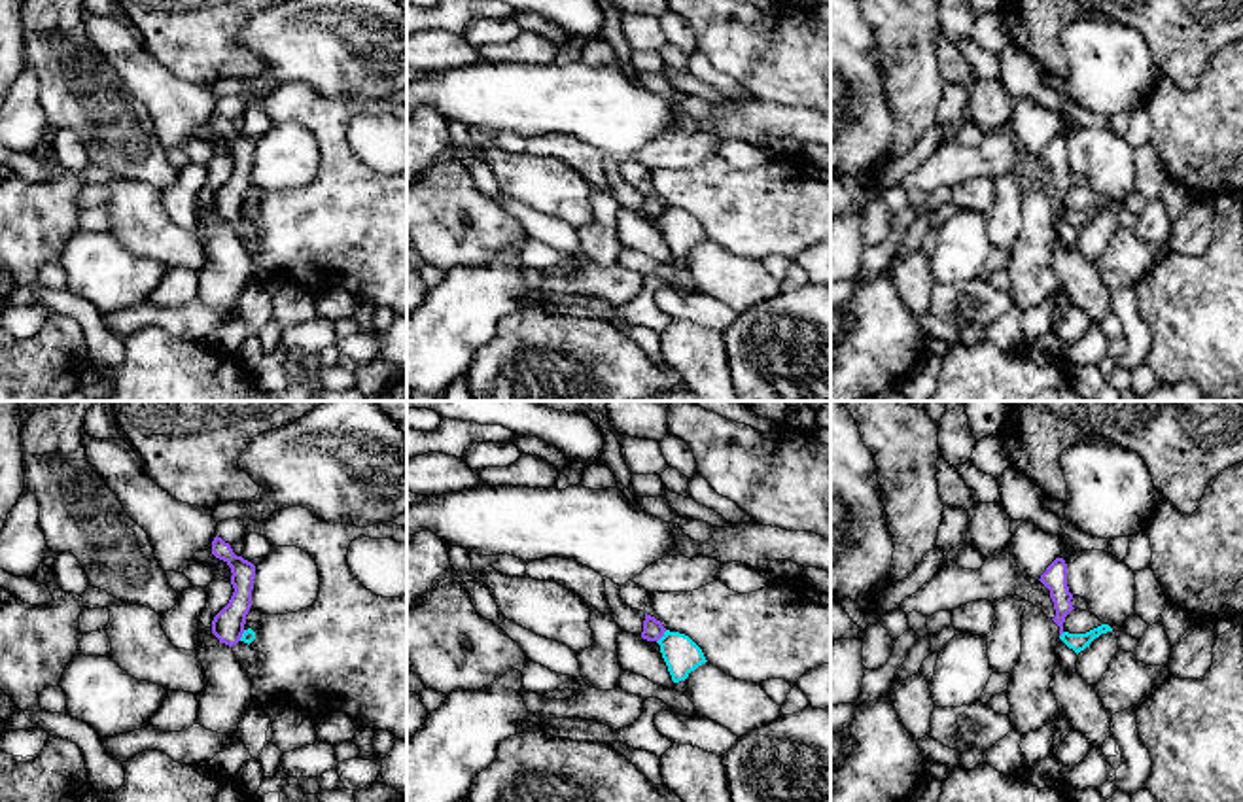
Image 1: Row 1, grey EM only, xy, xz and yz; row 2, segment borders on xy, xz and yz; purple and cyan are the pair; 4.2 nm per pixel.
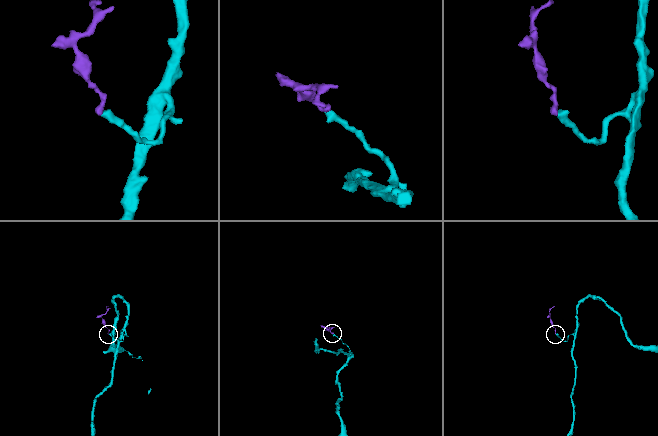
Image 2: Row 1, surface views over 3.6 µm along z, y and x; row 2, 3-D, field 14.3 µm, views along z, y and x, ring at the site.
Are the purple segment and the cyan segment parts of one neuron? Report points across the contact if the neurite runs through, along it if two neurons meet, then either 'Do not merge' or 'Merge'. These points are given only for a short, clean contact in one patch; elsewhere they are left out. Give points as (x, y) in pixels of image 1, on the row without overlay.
Boundary: xz (666, 207), (657, 218). Do not merge

